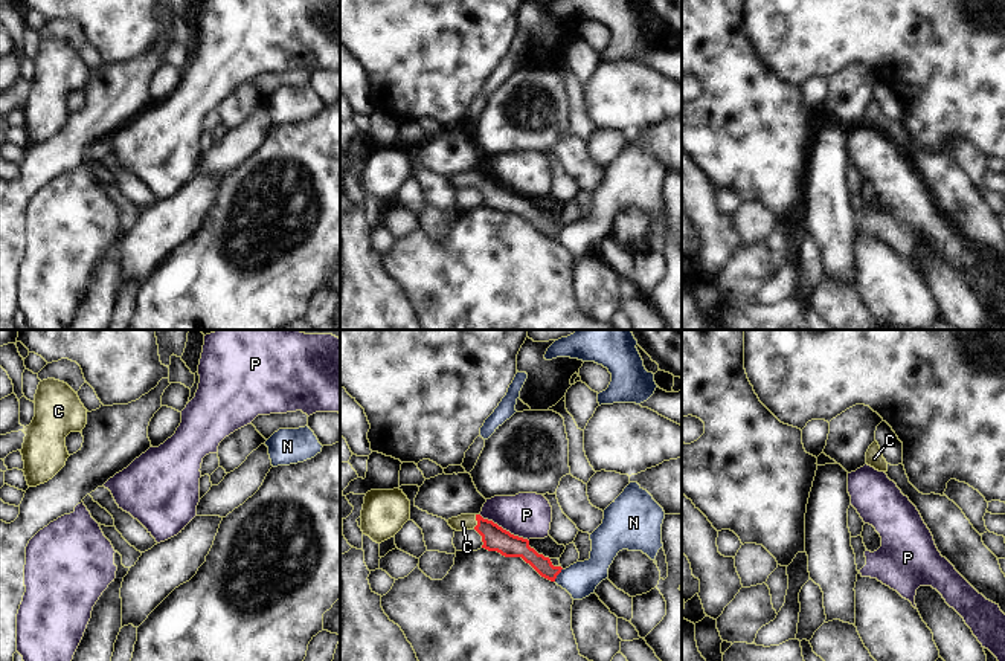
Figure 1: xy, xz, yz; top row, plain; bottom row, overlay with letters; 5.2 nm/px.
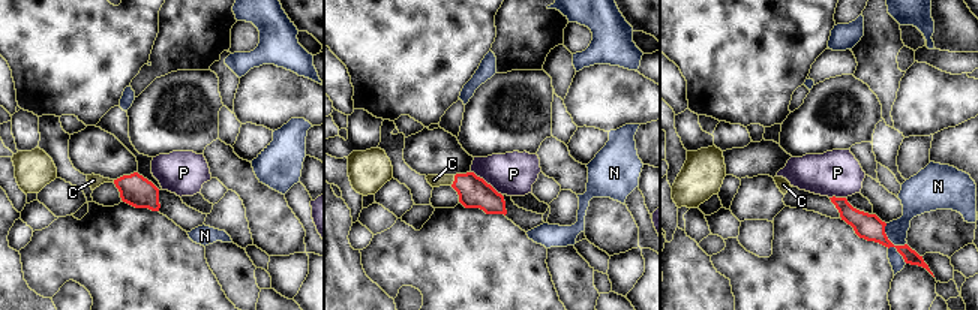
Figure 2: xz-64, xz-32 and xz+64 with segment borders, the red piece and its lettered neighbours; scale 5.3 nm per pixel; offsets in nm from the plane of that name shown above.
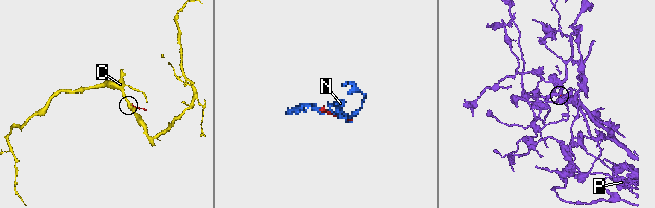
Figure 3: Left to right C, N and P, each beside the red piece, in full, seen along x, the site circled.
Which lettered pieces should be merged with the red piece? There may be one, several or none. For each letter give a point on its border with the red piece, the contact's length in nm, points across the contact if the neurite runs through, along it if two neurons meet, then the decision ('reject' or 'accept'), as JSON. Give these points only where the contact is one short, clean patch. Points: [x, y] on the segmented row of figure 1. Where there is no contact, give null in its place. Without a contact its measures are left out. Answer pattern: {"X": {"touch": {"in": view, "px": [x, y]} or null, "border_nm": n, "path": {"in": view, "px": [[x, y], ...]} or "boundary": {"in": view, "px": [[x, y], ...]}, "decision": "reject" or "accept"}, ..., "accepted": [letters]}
{"C": {"touch": {"in": "xz", "px": [476, 519]}, "border_nm": 70, "path": {"in": "xz", "px": [[494, 538], [476, 519], [462, 522]]}, "decision": "accept"}, "N": {"touch": {"in": "xz", "px": [558, 573]}, "border_nm": 80, "boundary": {"in": "xz", "px": [[561, 568], [554, 580]]}, "decision": "reject"}, "P": {"touch": {"in": "xz", "px": [502, 528]}, "border_nm": 300, "boundary": {"in": "xz", "px": [[479, 515], [528, 541]]}, "decision": "reject"}, "accepted": ["C"]}

